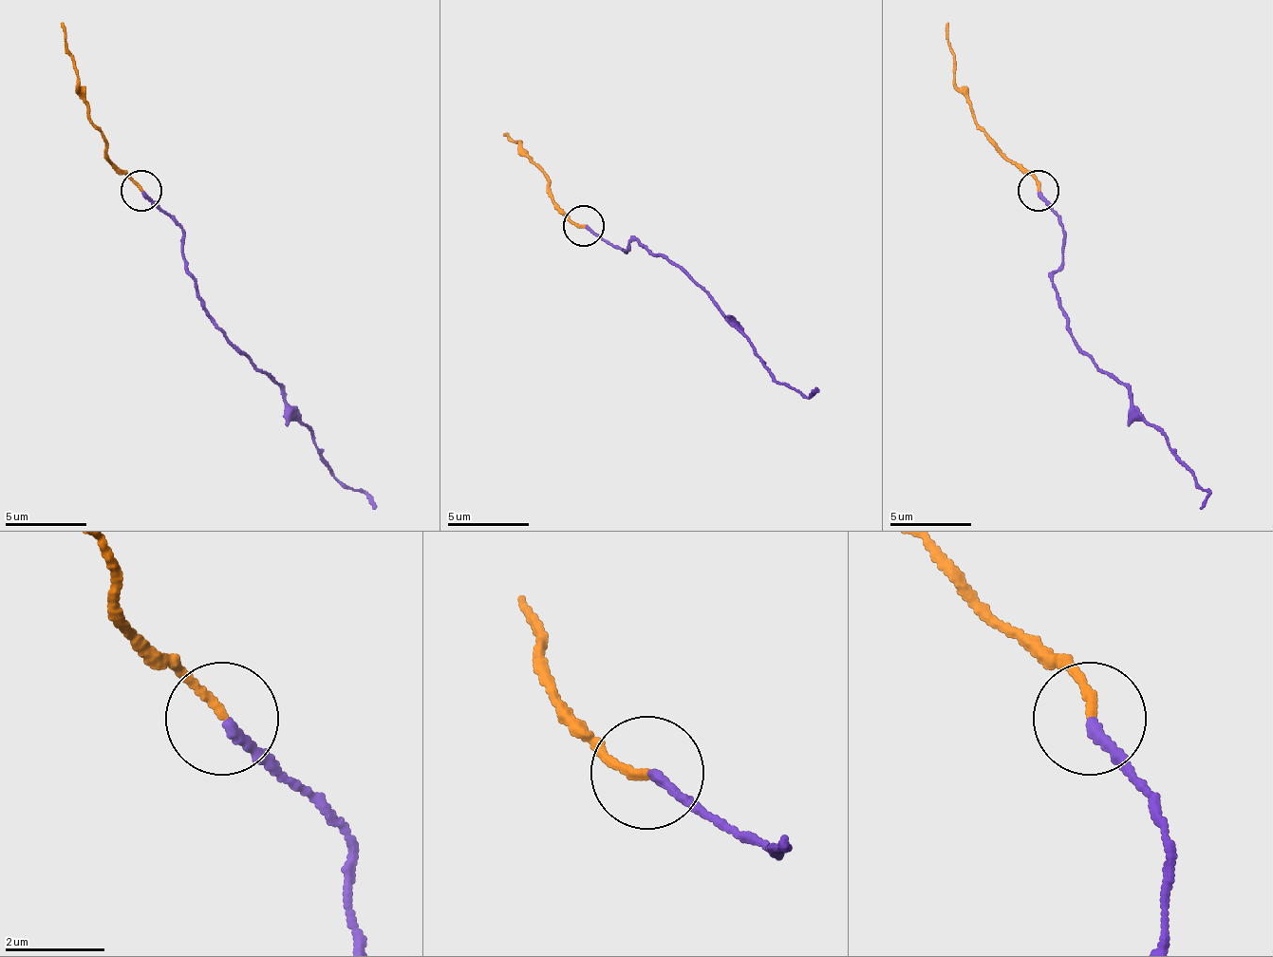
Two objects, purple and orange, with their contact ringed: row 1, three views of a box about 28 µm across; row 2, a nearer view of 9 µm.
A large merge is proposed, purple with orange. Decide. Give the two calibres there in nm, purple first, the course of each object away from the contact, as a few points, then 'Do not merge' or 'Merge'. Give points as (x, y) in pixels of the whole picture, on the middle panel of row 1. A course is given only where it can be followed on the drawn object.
Thickness 190 nm (purple) against 160 nm. Course of purple: (582, 226), (624, 251), (635, 238), (664, 255), (726, 317), (779, 383), (804, 395), (820, 390). Course of orange: (582, 226), (557, 206), (521, 140), (504, 132). Do not merge

